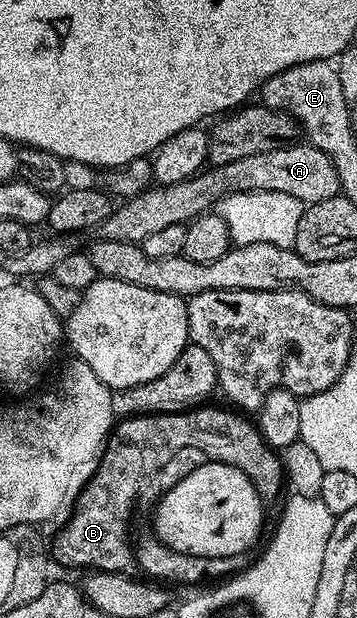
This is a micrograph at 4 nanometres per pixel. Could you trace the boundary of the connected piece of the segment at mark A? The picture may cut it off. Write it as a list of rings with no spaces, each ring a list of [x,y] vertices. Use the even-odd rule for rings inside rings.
[[[291,143],[278,149],[264,151],[260,155],[248,155],[227,165],[216,165],[171,185],[154,185],[135,197],[127,197],[102,223],[93,229],[97,240],[116,239],[141,243],[147,235],[164,227],[186,225],[207,211],[213,210],[229,193],[252,191],[280,191],[292,195],[303,206],[315,205],[324,199],[332,199],[340,193],[340,175],[332,159],[324,151],[309,143]]]

